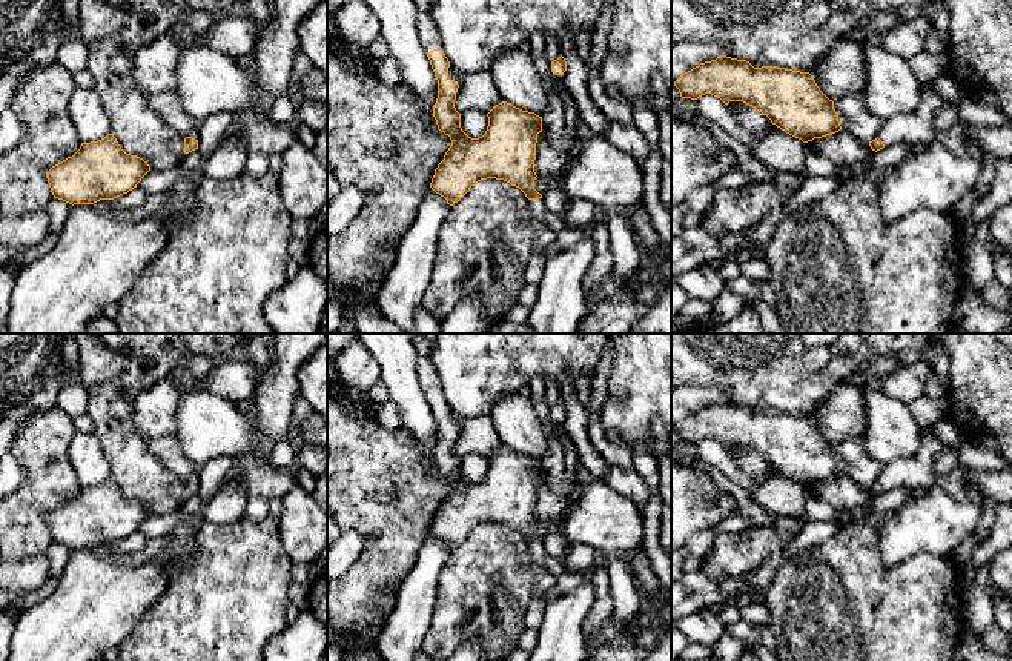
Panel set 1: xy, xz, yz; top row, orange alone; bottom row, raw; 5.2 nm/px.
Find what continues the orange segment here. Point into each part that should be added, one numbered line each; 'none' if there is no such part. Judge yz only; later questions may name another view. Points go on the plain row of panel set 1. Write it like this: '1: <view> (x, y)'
1: yz (917, 471)

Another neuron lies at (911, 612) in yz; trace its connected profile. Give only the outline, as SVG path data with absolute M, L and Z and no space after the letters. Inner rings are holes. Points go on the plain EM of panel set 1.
M863 520L846 524L840 532L825 543L788 558L777 570L772 583L765 592L765 606L769 610L769 627L774 635L777 661L952 661L961 635L961 593L960 570L951 558L929 553L917 553L898 566L883 564L880 550L880 530L877 520Z

